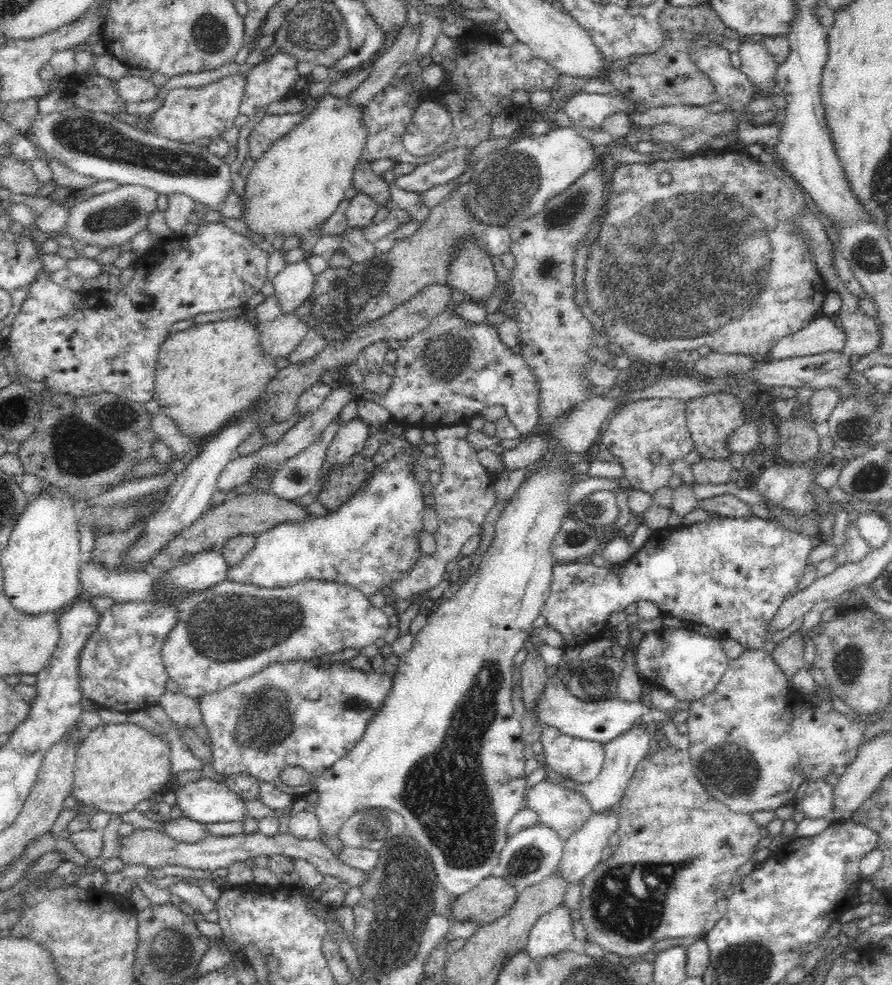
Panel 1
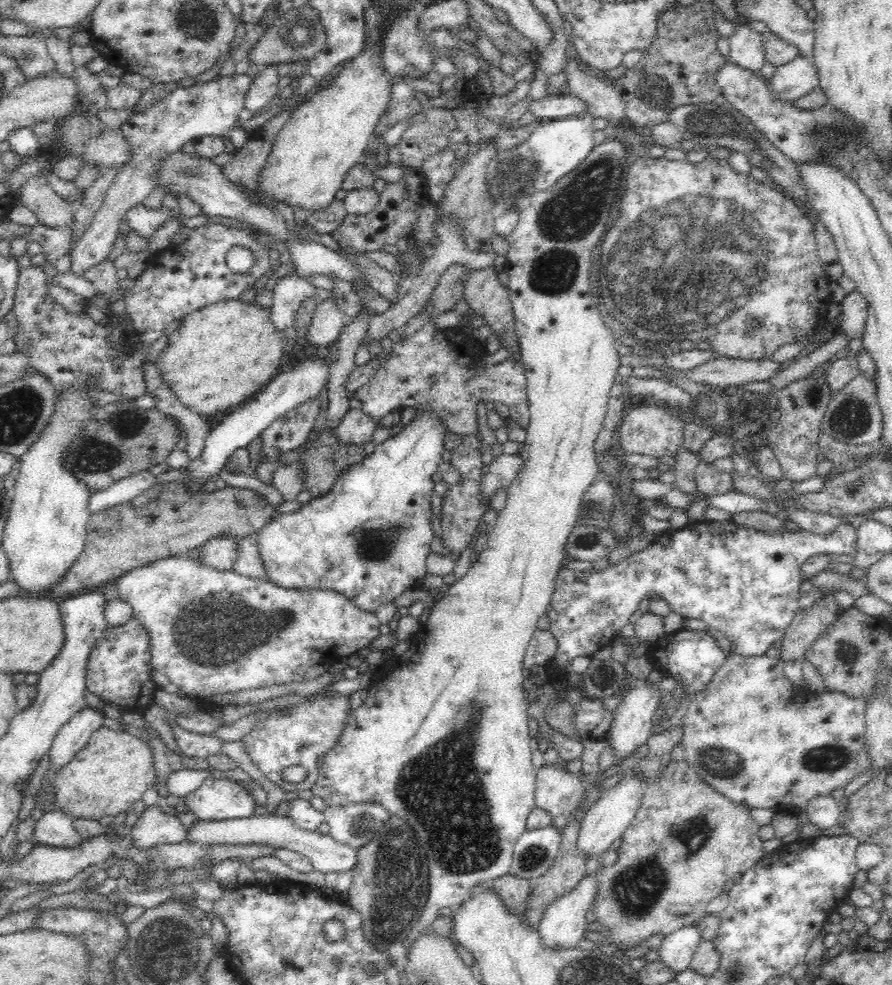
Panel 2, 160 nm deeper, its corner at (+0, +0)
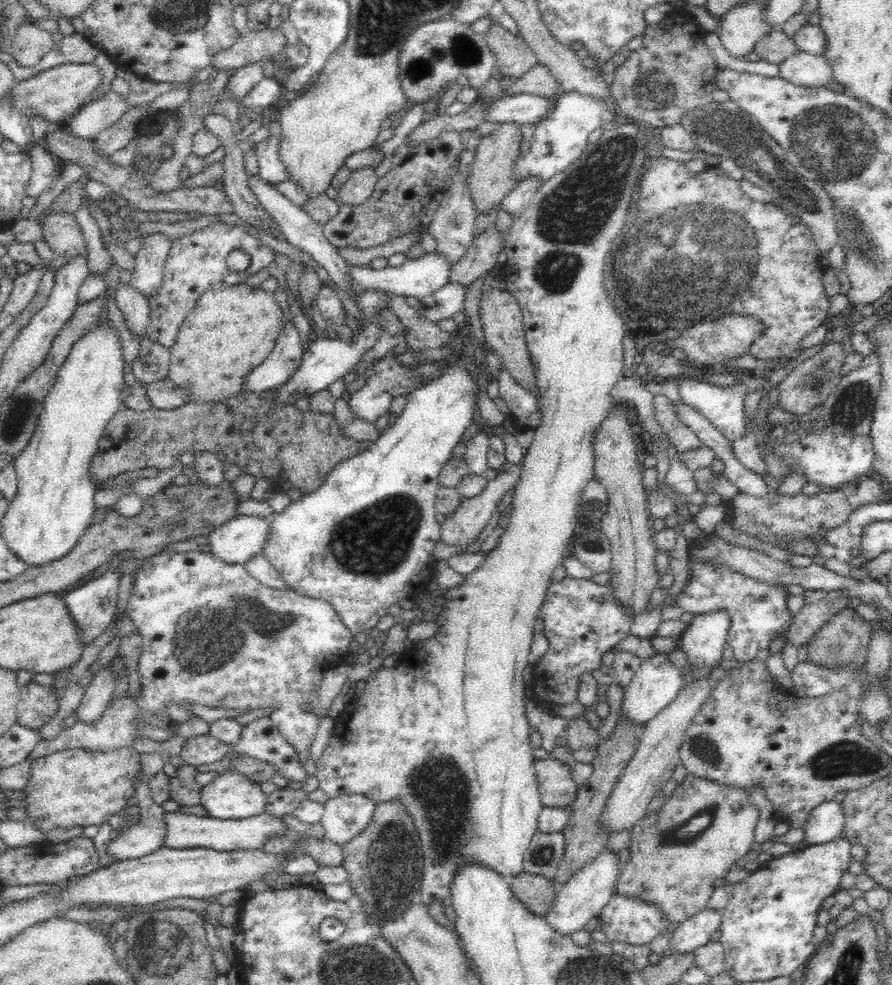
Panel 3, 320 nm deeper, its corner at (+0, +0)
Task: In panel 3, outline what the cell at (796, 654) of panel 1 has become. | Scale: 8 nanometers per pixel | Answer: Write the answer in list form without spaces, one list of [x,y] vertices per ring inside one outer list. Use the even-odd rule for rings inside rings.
[[[812,590],[801,595],[804,598],[804,606],[793,617],[789,626],[787,643],[796,646],[807,644],[808,640],[831,617],[849,607],[850,595],[844,590],[830,591]]]

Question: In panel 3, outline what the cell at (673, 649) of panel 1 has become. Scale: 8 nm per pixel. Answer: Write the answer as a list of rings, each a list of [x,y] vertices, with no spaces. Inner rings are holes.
[[[719,609],[694,616],[679,640],[679,648],[688,656],[687,662],[698,668],[710,668],[722,660],[730,625],[732,619],[728,611]]]

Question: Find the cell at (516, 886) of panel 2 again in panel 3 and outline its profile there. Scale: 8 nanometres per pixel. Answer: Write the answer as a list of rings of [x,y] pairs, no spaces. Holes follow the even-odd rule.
[[[520,873],[512,881],[512,892],[532,913],[544,917],[549,913],[558,888],[552,878],[530,873]]]

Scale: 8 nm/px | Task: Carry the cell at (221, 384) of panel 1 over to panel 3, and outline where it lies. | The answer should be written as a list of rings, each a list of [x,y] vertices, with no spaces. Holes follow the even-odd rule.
[[[240,282],[228,288],[207,290],[200,294],[196,306],[177,331],[175,345],[170,349],[168,378],[175,386],[183,388],[192,401],[224,401],[238,394],[241,391],[240,384],[248,372],[268,358],[285,322],[284,312],[274,298],[274,293],[266,292],[261,287],[251,287],[246,282]]]

